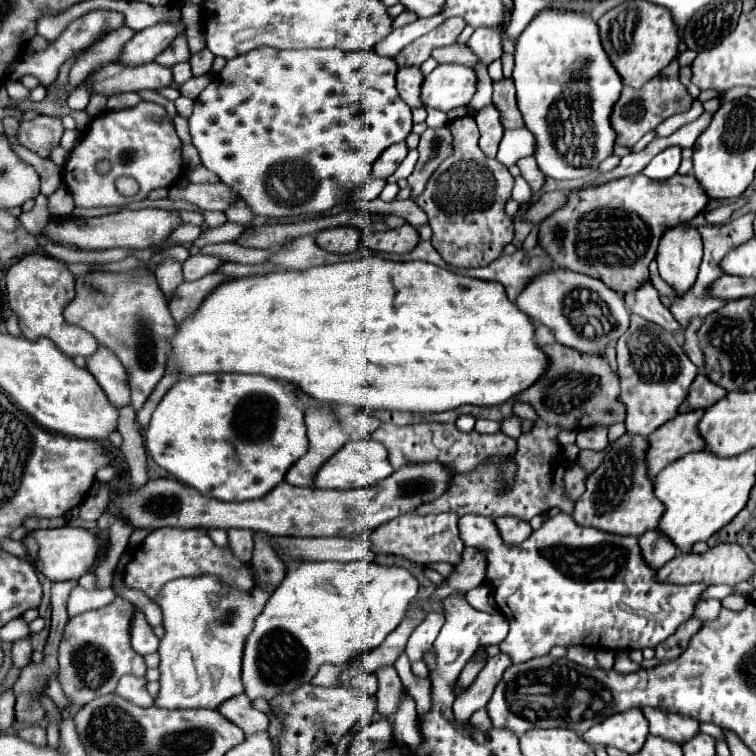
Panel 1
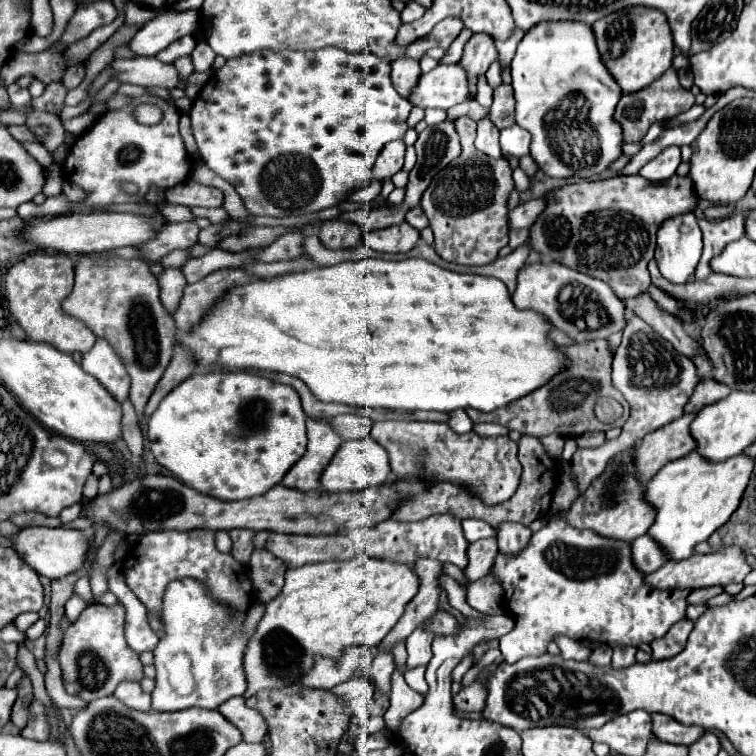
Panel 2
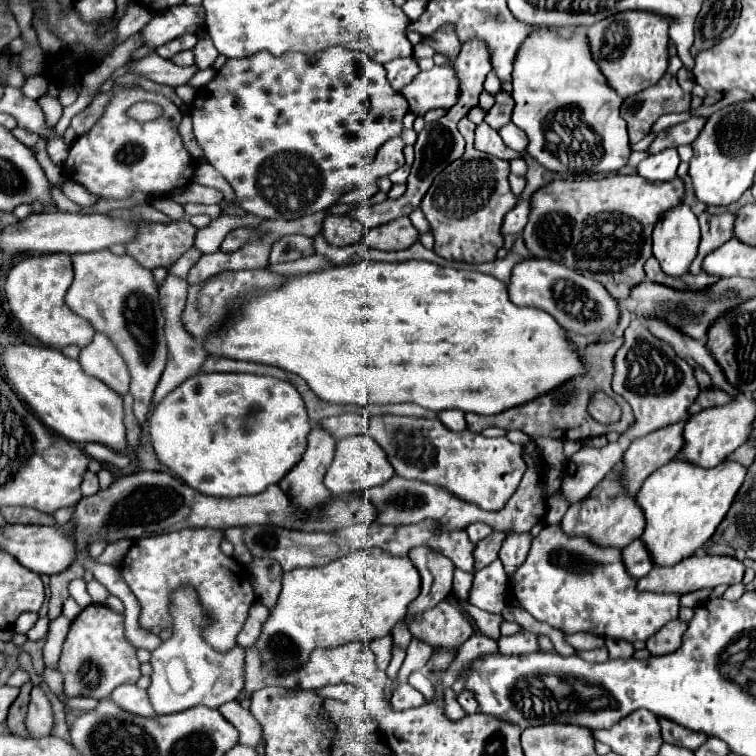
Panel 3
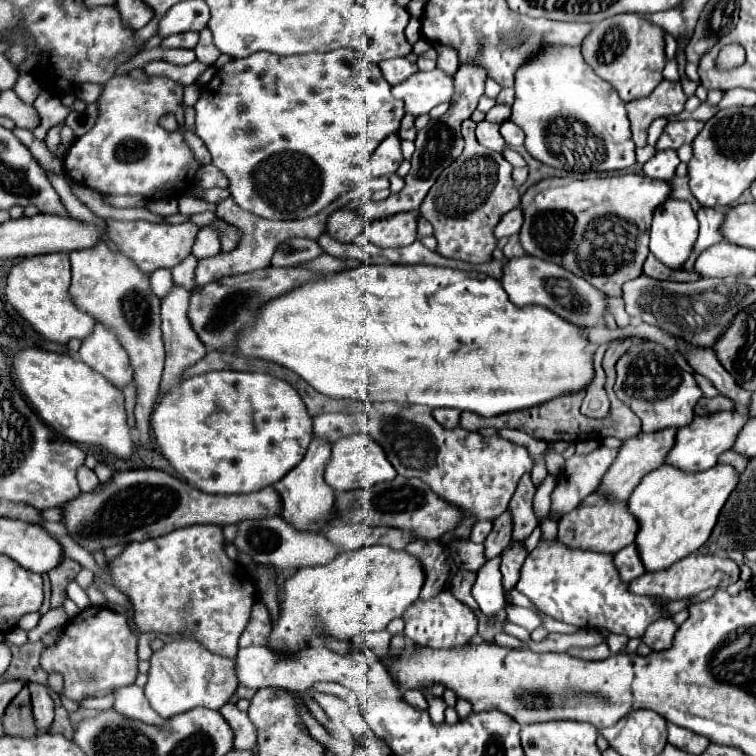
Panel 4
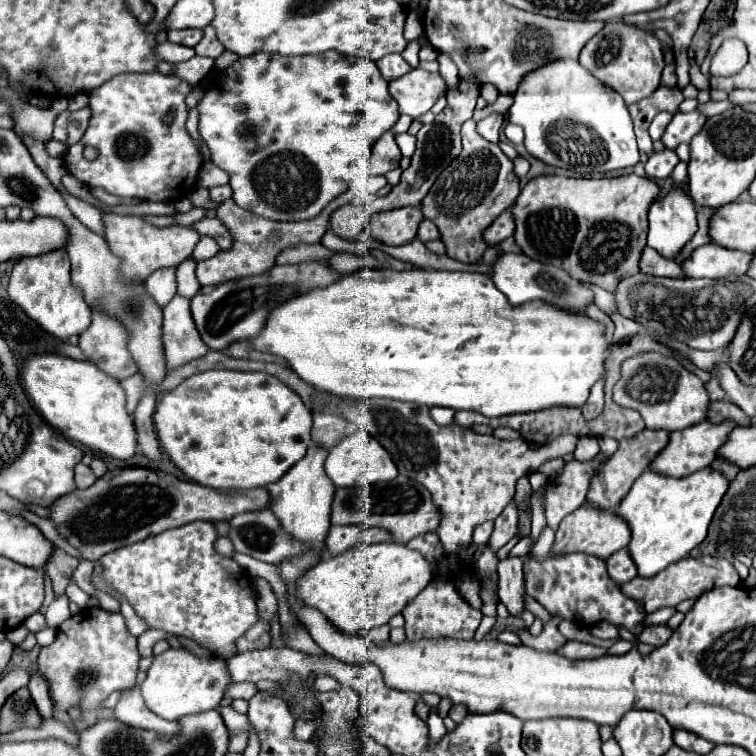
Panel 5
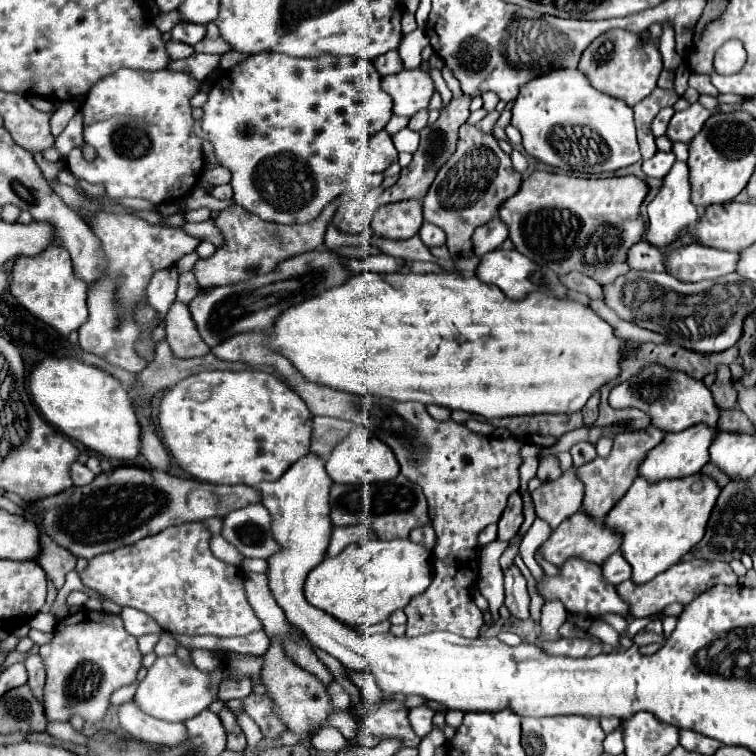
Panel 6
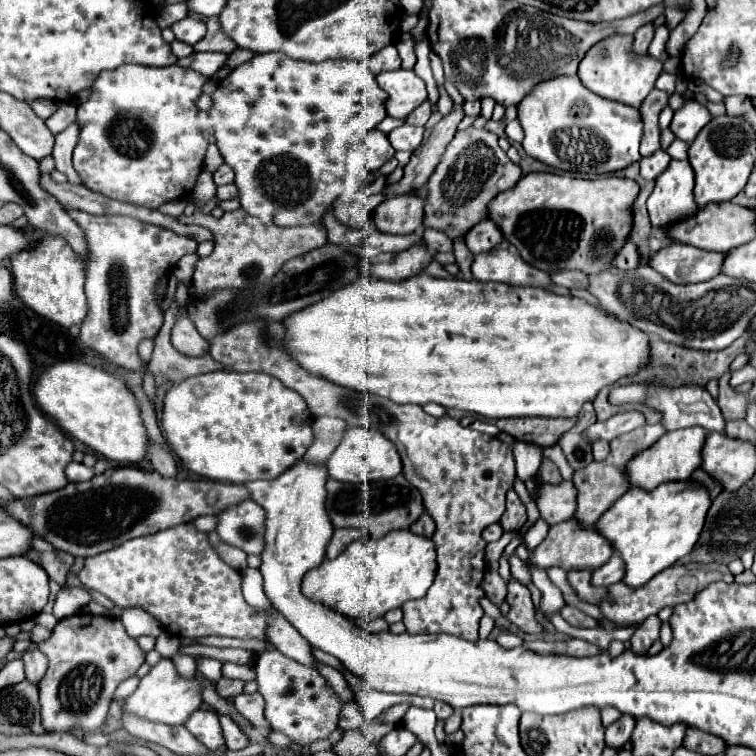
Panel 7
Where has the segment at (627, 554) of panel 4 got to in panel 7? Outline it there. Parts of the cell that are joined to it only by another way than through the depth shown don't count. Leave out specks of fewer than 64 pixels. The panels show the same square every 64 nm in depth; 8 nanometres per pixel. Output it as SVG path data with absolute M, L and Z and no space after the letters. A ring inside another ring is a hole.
M612 554L612 558L592 574L592 584L610 586L620 582L622 578L624 578L624 560L618 554Z

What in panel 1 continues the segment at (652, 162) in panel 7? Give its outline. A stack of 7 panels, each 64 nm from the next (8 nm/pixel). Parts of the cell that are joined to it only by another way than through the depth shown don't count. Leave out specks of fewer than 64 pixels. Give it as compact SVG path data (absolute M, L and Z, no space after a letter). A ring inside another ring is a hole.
M670 146L662 150L658 156L652 158L652 162L644 168L644 174L652 180L668 180L678 172L680 166L680 146Z

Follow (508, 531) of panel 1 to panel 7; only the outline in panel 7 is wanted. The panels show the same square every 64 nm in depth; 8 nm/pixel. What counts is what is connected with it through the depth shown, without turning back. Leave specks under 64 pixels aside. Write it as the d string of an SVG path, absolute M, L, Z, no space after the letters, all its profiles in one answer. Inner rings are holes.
M510 578L510 582L508 582L506 602L510 604L510 612L508 612L510 622L518 624L528 634L542 632L542 626L534 618L534 606L532 606L532 600L530 600L530 592L516 578Z

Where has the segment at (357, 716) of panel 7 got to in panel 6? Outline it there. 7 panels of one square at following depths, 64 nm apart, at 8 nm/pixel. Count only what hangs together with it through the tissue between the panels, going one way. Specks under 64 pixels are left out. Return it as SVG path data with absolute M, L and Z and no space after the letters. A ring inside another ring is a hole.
M350 710L332 714L332 716L326 720L326 724L328 724L328 726L334 726L336 730L342 732L344 738L350 738L350 740L352 740L352 738L356 736L356 732L358 732L358 722L356 722L356 718L354 718L354 714L352 714Z

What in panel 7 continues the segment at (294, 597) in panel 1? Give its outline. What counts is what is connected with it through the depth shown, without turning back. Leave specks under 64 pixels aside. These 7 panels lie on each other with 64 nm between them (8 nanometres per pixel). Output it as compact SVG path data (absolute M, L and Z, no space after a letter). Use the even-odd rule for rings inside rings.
M392 530L380 540L364 538L352 542L346 552L334 560L324 560L318 568L304 576L302 592L312 602L324 604L330 610L350 618L372 622L388 610L400 608L404 602L422 598L436 576L434 542L416 536L410 530Z

